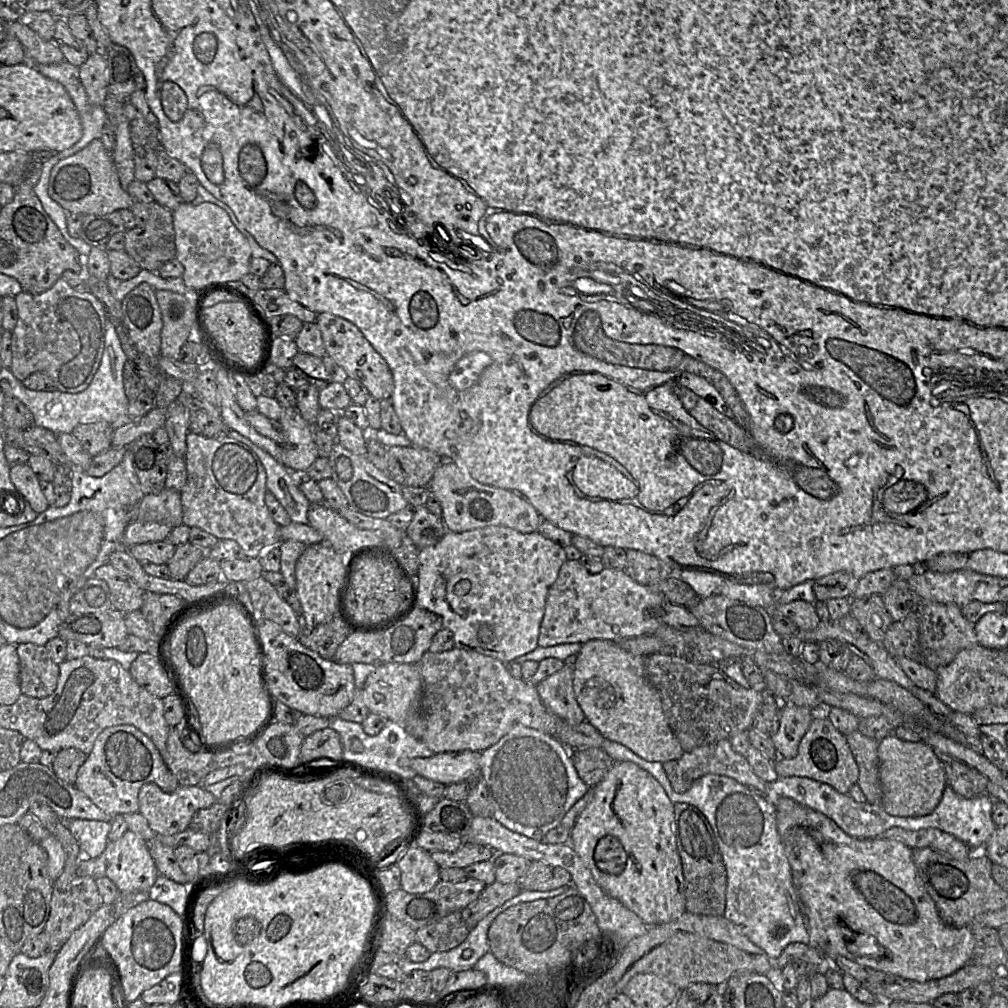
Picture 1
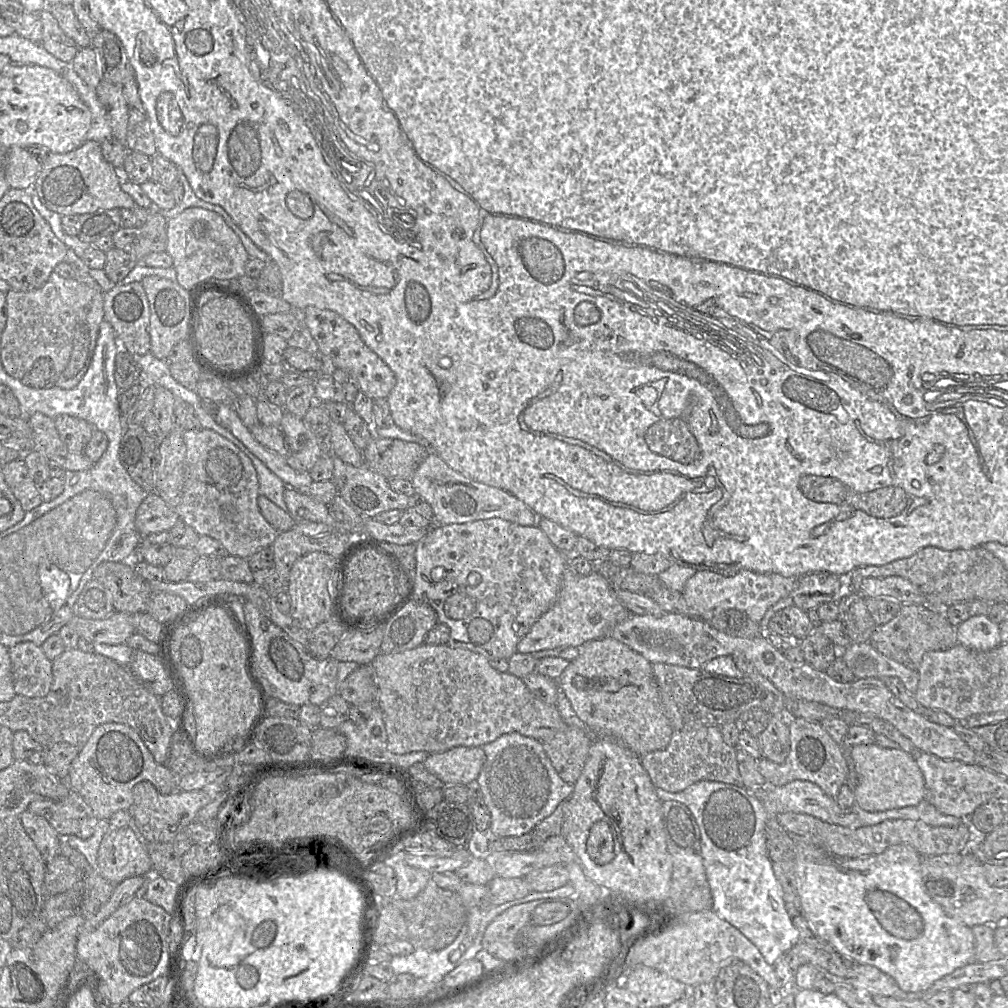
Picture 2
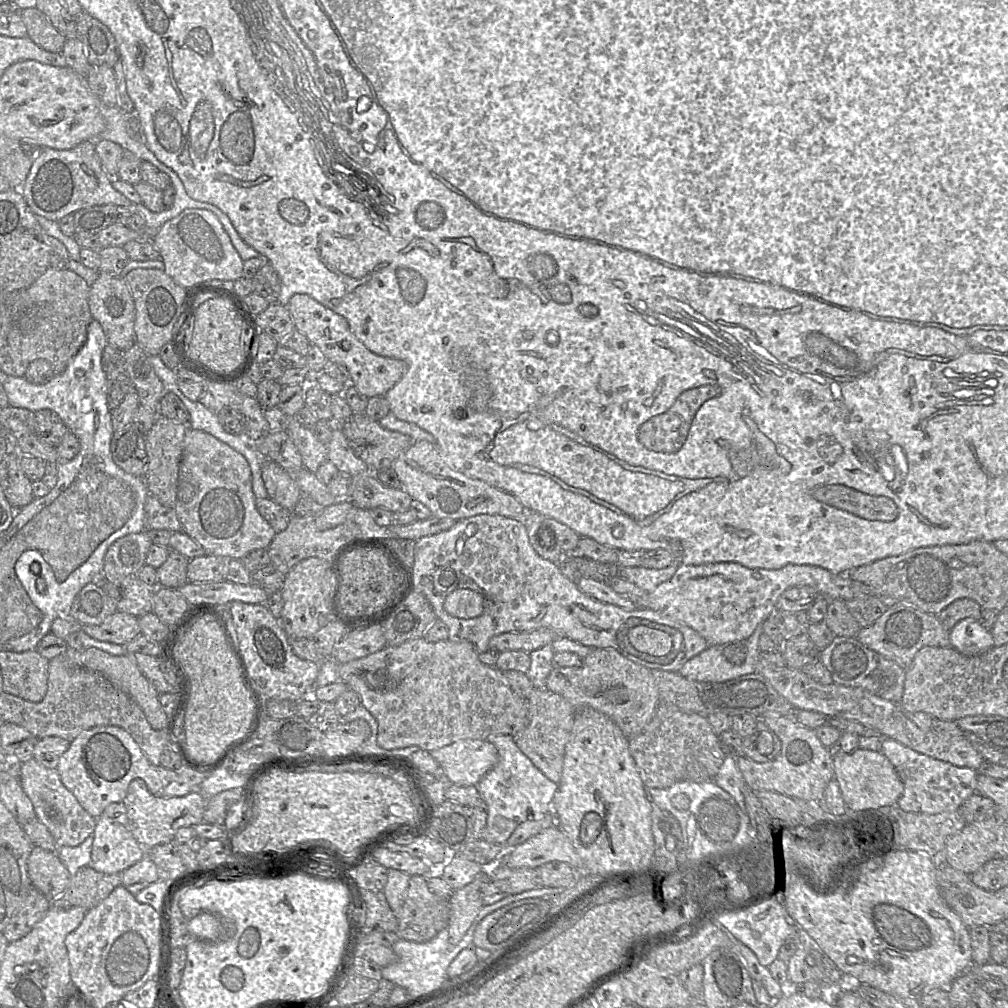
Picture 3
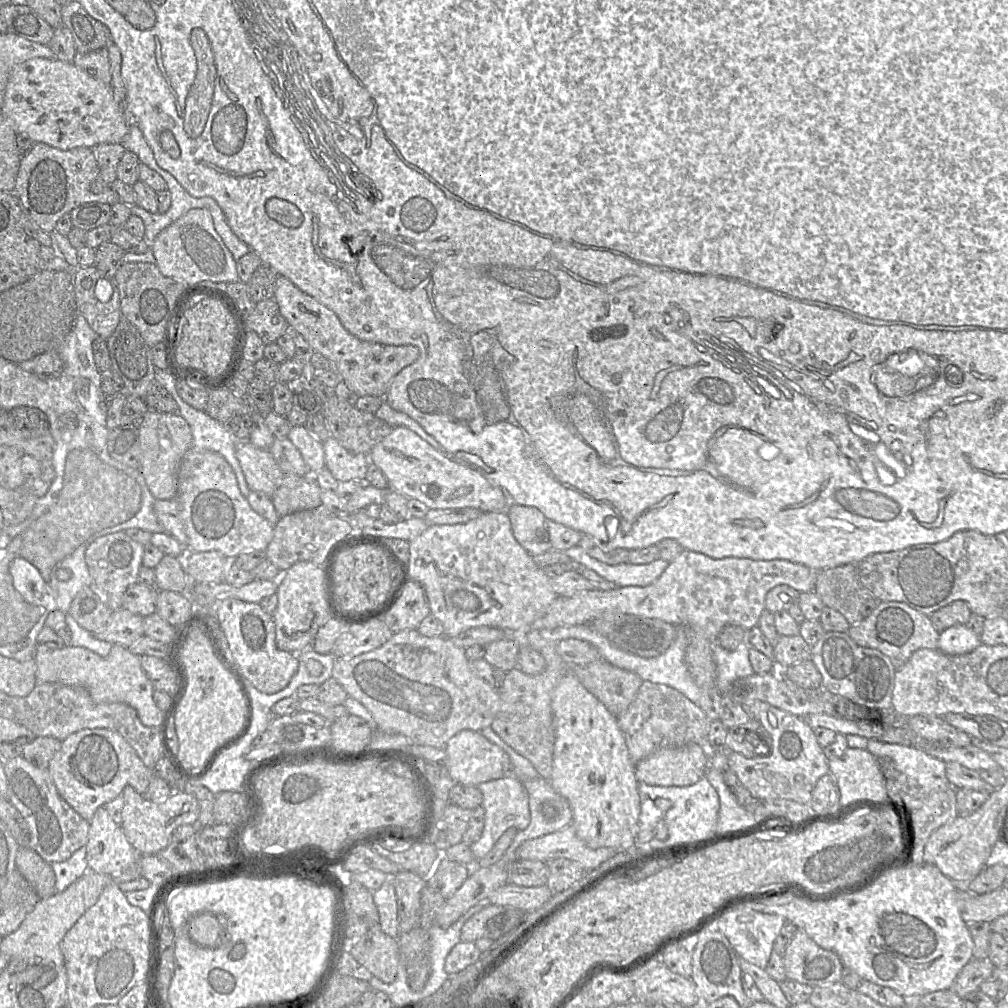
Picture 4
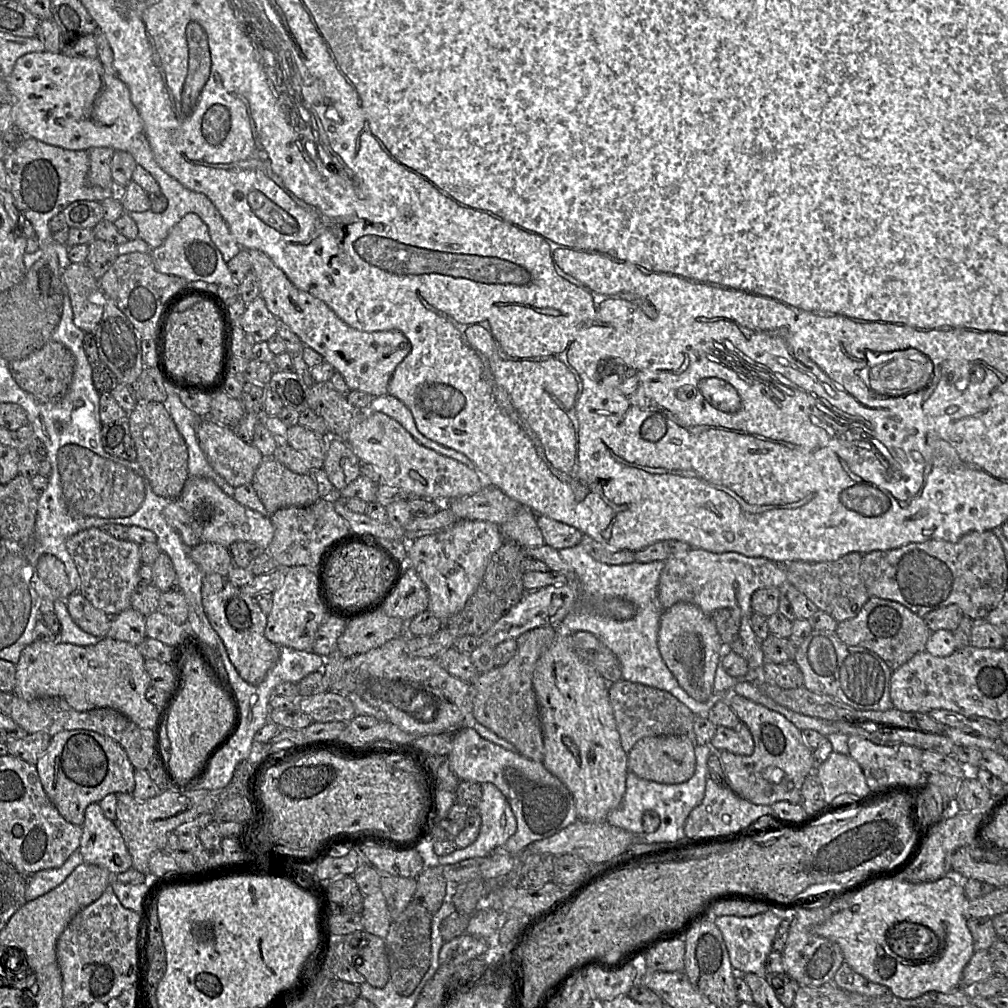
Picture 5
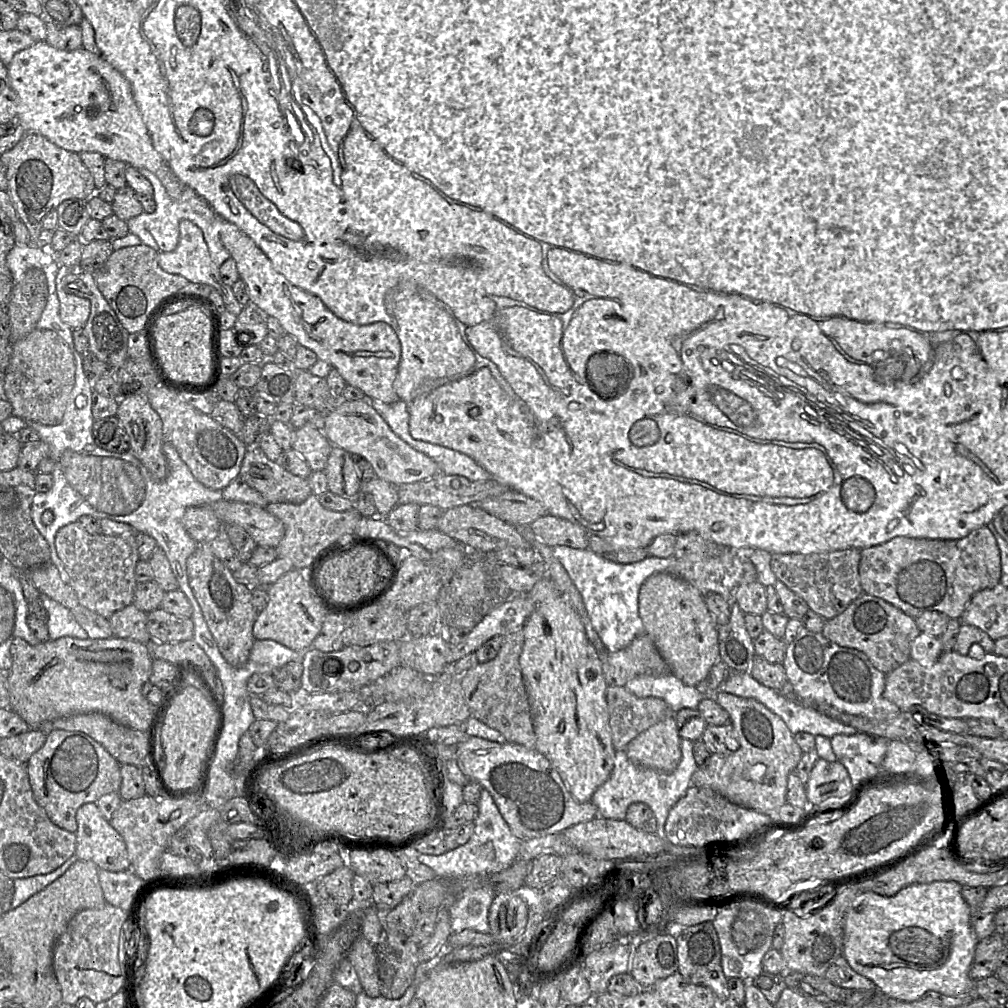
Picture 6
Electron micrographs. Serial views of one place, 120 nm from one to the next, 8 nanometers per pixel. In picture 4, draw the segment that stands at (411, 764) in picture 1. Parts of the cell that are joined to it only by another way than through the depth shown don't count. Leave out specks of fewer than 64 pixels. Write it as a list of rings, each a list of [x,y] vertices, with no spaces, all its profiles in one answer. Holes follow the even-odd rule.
[[[462,730],[458,732],[449,739],[445,751],[445,767],[456,783],[478,786],[481,783],[504,778],[512,774],[508,754],[478,731]]]

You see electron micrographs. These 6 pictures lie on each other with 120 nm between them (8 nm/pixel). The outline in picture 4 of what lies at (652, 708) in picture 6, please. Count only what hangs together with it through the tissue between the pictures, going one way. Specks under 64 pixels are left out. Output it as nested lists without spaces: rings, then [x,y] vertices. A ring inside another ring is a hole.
[[[643,681],[628,708],[616,717],[634,765],[661,749],[690,743],[699,745],[708,759],[715,753],[714,747],[708,740],[711,720],[698,705],[664,684]]]

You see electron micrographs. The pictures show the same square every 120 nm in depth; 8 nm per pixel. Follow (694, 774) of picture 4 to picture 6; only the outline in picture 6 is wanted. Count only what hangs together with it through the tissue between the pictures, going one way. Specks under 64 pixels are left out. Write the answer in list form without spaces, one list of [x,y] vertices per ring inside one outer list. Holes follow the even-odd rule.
[[[668,717],[632,739],[626,747],[628,758],[635,764],[670,774],[678,767],[681,738],[674,717]]]

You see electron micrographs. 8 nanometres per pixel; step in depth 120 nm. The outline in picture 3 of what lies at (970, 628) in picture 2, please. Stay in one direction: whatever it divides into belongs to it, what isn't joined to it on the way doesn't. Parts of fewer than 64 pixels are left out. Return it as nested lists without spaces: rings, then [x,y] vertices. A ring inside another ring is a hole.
[[[966,618],[949,630],[950,646],[963,655],[978,655],[993,647],[993,637],[977,619]]]

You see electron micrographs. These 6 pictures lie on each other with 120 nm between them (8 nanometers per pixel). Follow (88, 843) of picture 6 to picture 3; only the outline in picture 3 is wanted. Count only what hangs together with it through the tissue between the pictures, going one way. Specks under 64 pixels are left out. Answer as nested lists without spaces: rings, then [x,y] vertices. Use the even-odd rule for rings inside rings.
[[[103,813],[96,818],[90,864],[105,874],[122,872],[147,855],[126,825],[119,824]]]

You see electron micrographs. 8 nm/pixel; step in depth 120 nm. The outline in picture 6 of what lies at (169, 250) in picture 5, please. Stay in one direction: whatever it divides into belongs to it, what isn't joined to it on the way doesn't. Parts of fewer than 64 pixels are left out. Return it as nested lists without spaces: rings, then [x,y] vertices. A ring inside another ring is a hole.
[[[190,220],[180,221],[177,247],[171,252],[158,252],[157,261],[159,266],[168,273],[181,275],[190,282],[202,283],[213,287],[221,295],[224,308],[227,311],[237,316],[241,313],[243,306],[236,300],[232,286],[222,282],[219,268],[211,259],[202,230]]]

